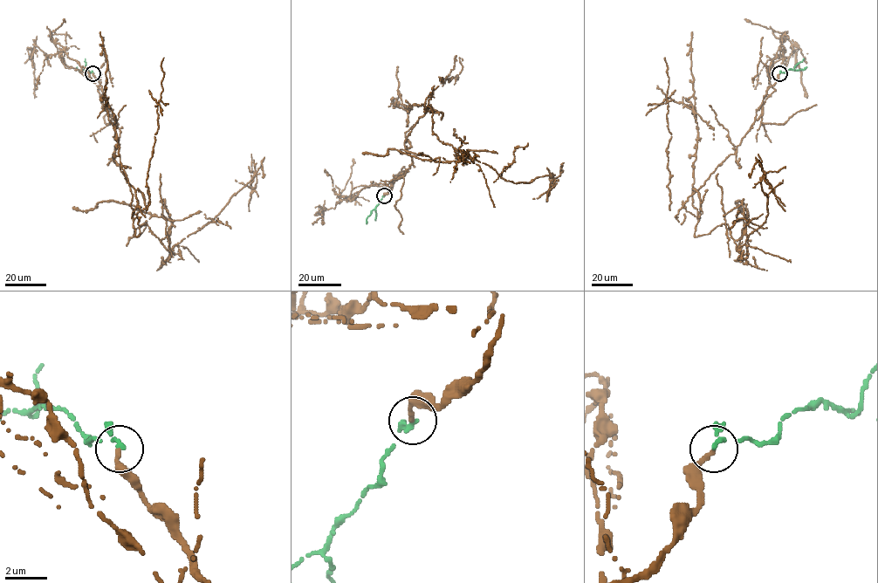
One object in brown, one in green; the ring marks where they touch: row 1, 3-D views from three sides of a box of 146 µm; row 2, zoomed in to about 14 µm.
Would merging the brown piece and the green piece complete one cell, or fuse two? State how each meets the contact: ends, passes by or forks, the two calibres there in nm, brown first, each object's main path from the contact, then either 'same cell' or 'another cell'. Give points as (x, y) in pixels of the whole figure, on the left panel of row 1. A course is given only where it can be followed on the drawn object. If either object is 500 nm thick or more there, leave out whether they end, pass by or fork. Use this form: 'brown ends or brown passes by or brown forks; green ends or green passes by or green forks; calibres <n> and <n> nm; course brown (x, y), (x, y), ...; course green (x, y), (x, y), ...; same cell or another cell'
brown ends; green passes by; calibres 240 and 170 nm; course brown (93, 73), (134, 236), (146, 224), (170, 250), (256, 174), (255, 188), (248, 168); course green (93, 73), (86, 69), (76, 69), (77, 67); another cell

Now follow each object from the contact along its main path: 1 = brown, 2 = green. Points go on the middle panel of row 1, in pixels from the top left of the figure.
1: (384, 195), (413, 162), (404, 140), (430, 94), (424, 110), (440, 140), (507, 181), (550, 175), (546, 202)
2: (384, 195), (371, 211), (366, 223)

